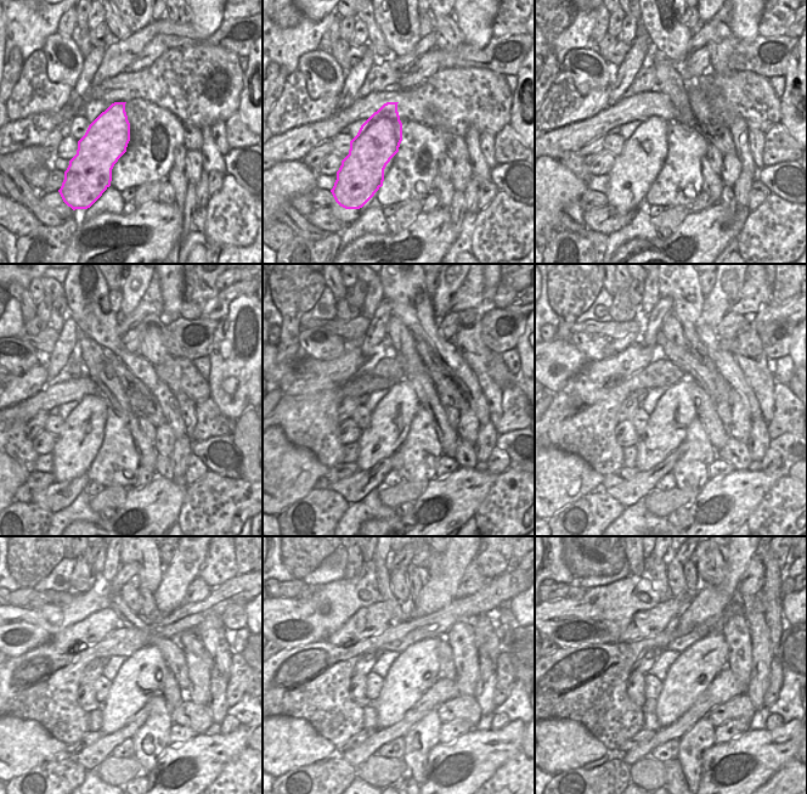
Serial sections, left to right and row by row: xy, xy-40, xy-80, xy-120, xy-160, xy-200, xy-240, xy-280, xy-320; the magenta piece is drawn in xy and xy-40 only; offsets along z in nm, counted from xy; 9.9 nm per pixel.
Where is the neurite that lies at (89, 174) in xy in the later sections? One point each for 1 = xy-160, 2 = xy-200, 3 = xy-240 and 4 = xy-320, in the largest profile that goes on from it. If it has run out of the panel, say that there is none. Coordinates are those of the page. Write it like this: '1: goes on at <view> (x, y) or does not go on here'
1: goes on at xy-160 (390, 421)
2: goes on at xy-200 (666, 428)
3: goes on at xy-240 (137, 681)
4: goes on at xy-320 (695, 668)

